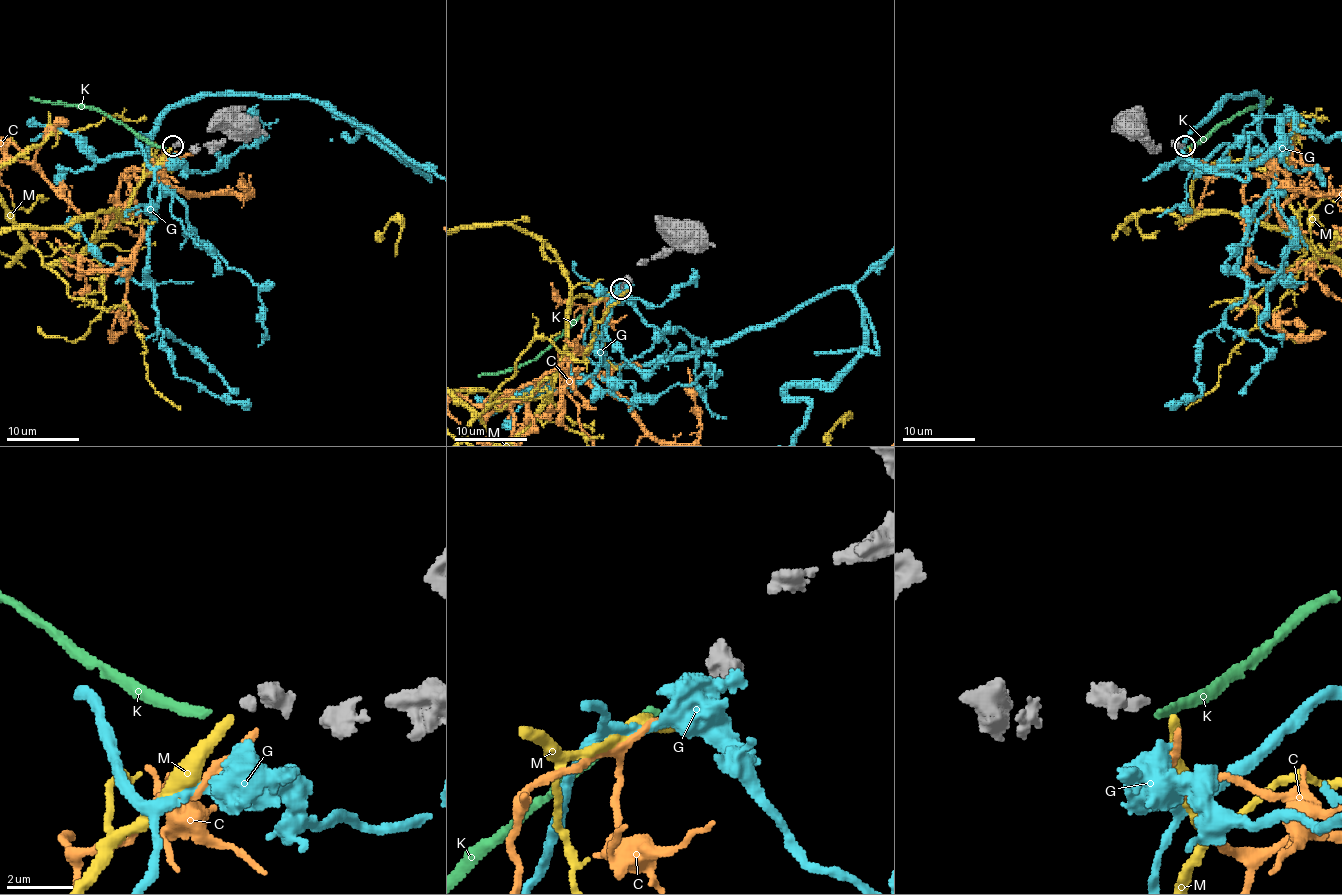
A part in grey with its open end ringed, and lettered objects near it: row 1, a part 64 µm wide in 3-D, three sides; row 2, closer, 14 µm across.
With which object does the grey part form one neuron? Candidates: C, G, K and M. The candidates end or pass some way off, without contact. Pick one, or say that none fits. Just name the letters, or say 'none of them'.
none of them

